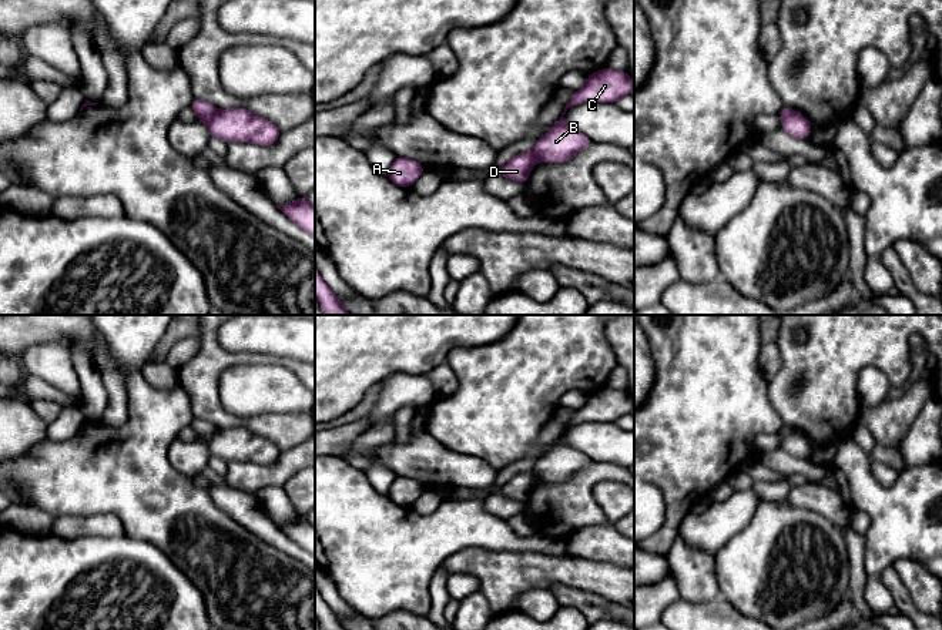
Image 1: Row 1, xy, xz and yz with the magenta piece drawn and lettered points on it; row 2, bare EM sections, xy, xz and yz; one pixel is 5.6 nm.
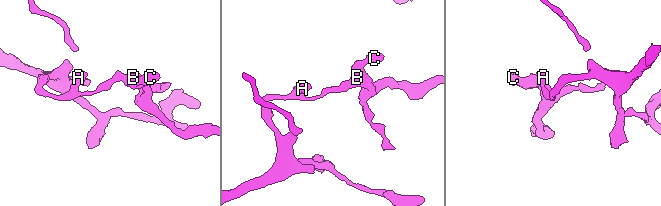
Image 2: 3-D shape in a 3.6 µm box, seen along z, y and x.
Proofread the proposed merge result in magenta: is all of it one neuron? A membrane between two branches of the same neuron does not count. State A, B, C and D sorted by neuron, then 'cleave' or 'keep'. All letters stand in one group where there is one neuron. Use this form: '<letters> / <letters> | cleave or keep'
A D / B C | cleave

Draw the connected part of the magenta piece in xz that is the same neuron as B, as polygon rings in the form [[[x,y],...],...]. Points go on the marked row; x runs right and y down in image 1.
[[[606,67],[597,73],[590,73],[586,84],[580,90],[574,91],[574,95],[566,104],[564,113],[553,124],[553,130],[549,131],[547,134],[542,135],[536,141],[534,148],[533,148],[536,162],[540,162],[540,161],[563,162],[563,161],[571,158],[580,150],[593,144],[593,141],[583,133],[564,125],[563,115],[566,114],[566,111],[570,107],[581,104],[581,103],[589,103],[589,101],[591,101],[591,103],[599,103],[599,101],[616,103],[621,97],[631,94],[633,84],[634,84],[634,80],[626,71],[616,71],[616,70]]]

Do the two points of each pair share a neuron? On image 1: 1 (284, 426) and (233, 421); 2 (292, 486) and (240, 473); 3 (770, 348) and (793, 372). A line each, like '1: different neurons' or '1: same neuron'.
1: same neuron
2: different neurons
3: different neurons

